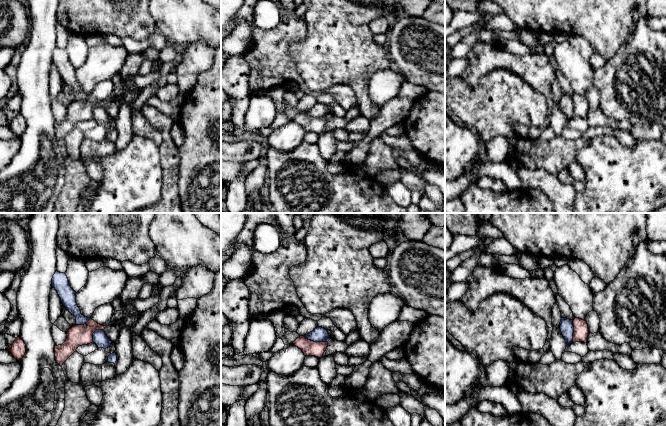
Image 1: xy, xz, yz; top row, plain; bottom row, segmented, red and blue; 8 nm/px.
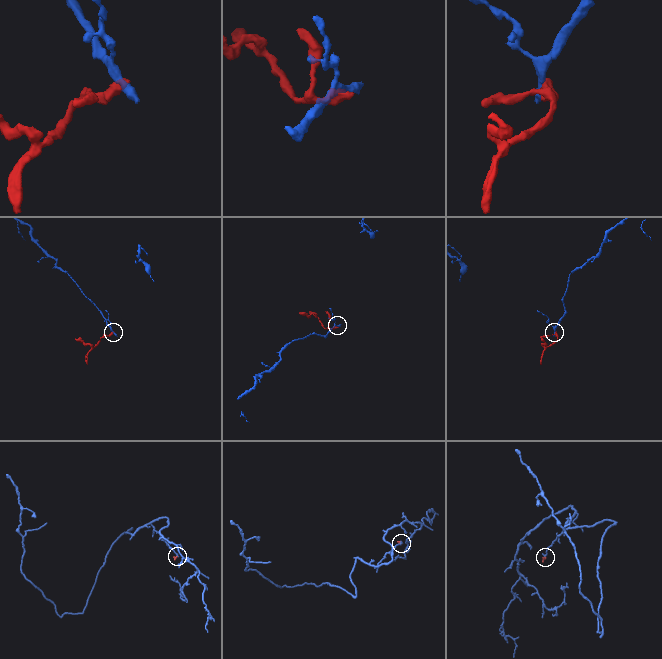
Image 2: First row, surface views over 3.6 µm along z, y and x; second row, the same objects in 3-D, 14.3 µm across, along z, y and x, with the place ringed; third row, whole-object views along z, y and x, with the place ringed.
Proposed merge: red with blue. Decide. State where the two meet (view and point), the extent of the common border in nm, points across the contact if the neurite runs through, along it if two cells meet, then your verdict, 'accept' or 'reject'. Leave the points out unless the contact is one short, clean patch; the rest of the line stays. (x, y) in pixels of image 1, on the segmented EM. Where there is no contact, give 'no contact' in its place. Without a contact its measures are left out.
xz (315, 342) | 200 nm | along xz (303, 336), (314, 341), (327, 342) | reject

